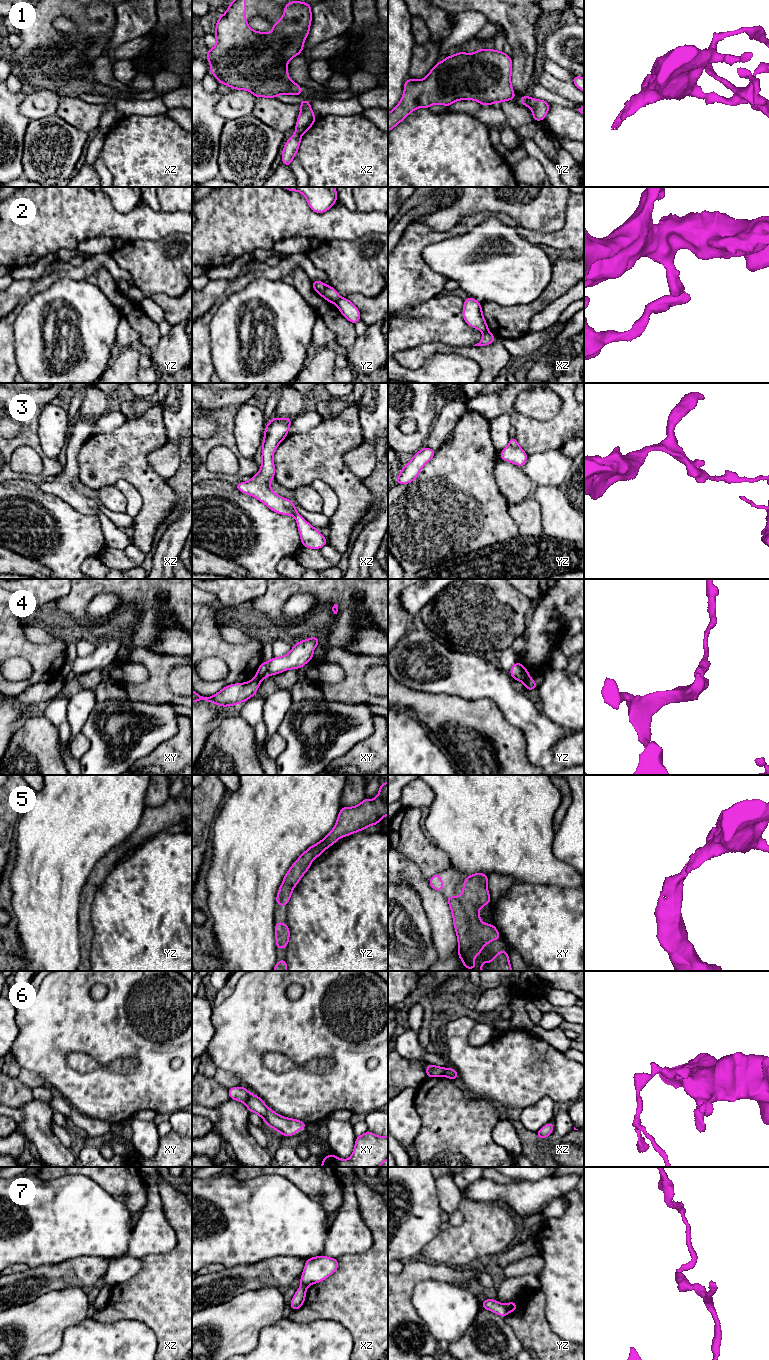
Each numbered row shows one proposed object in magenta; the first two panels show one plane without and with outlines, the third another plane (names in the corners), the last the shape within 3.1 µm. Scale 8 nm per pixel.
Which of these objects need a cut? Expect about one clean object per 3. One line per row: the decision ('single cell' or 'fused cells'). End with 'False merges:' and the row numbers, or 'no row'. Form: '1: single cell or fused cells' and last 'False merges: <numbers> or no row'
1: fused cells
2: fused cells
3: fused cells
4: fused cells
5: single cell
6: fused cells
7: fused cells
False merges: 1, 2, 3, 4, 6, 7

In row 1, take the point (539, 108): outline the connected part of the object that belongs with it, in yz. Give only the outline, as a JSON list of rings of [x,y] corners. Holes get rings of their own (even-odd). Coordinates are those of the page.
[[[532,99],[531,112],[533,114],[533,120],[543,121],[550,109],[550,103],[541,99]]]

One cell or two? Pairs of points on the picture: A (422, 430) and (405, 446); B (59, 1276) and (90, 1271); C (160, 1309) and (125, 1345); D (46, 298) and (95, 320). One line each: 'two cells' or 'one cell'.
A: one cell
B: one cell
C: two cells
D: one cell

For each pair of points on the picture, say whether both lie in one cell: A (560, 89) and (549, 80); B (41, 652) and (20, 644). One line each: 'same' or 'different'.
A: same
B: same

